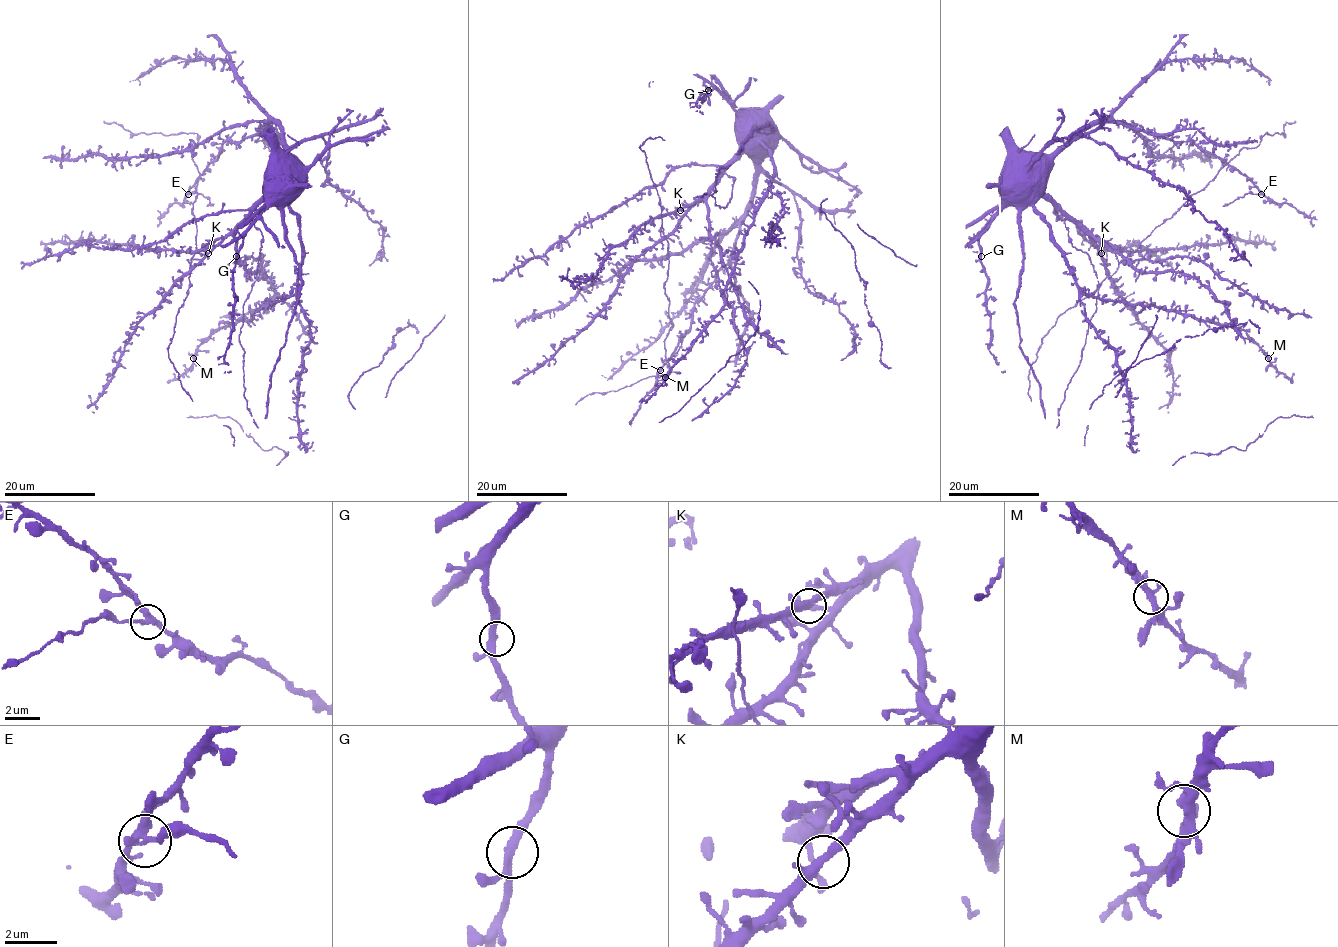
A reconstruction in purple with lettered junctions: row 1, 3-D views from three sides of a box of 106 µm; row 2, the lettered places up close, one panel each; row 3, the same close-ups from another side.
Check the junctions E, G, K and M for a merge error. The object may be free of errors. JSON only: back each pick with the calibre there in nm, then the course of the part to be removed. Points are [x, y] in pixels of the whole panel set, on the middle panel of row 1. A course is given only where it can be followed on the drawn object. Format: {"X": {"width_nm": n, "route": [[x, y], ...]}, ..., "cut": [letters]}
{"E": {"width_nm": 300, "route": [[661, 370], [664, 361], [681, 344], [679, 331]]}, "cut": ["E"]}

